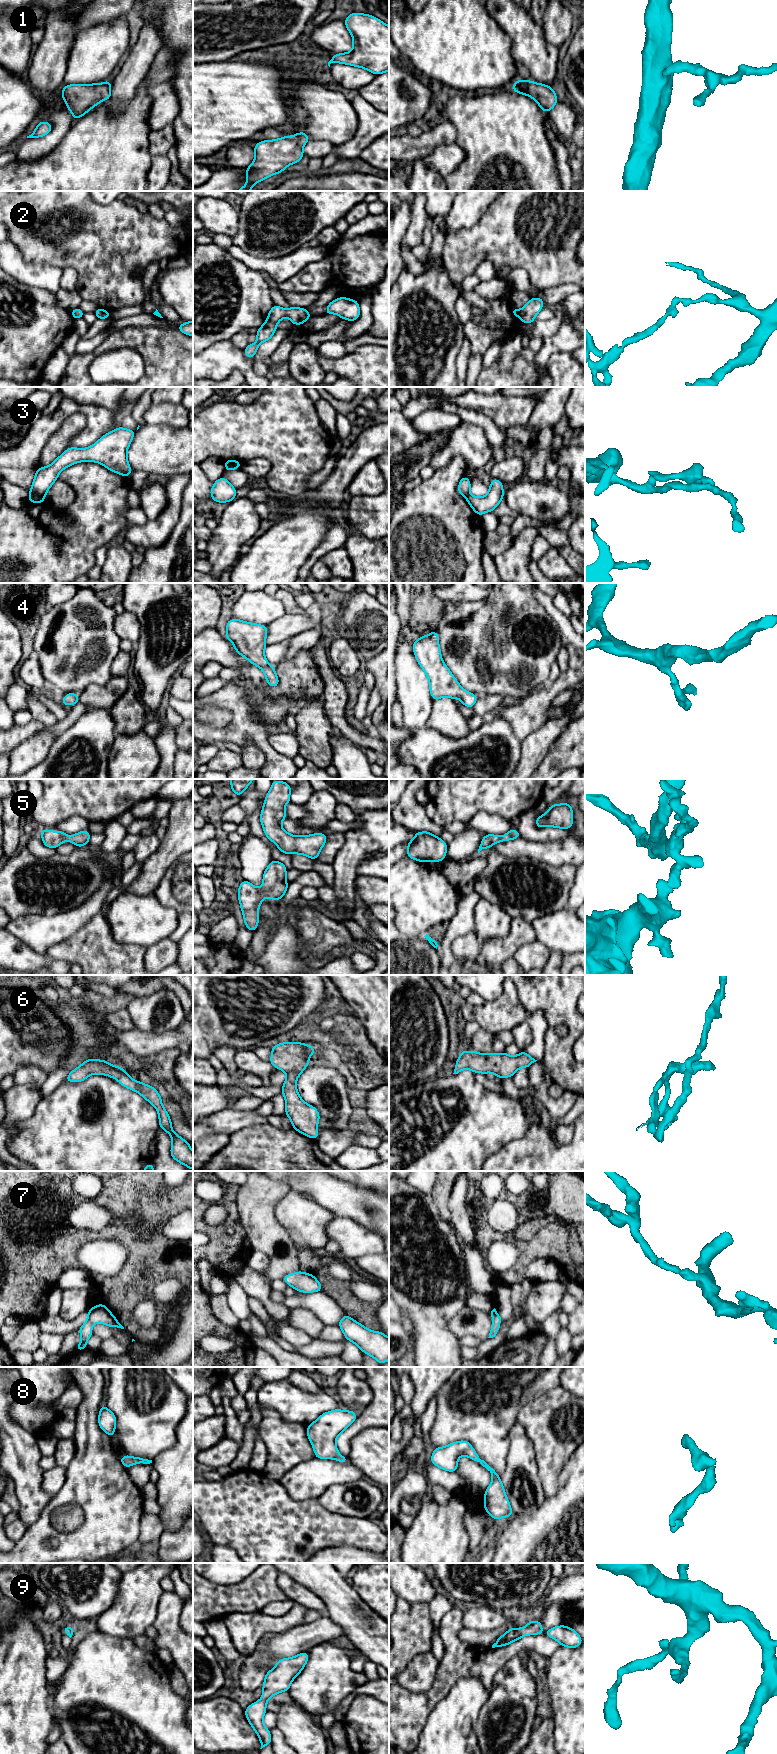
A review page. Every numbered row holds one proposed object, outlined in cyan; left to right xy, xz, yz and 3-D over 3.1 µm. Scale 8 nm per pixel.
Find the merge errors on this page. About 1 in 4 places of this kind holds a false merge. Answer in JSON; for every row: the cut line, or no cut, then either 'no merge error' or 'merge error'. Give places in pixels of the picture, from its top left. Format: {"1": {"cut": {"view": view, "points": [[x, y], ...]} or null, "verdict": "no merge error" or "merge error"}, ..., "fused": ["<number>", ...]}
{"1": {"cut": null, "verdict": "no merge error"}, "2": {"cut": {"view": "xz", "points": [[267, 319], [276, 324]]}, "verdict": "merge error"}, "3": {"cut": {"view": "xy", "points": [[30, 494], [43, 496]]}, "verdict": "merge error"}, "4": {"cut": null, "verdict": "no merge error"}, "5": {"cut": null, "verdict": "no merge error"}, "6": {"cut": null, "verdict": "no merge error"}, "7": {"cut": null, "verdict": "no merge error"}, "8": {"cut": null, "verdict": "no merge error"}, "9": {"cut": null, "verdict": "no merge error"}, "fused": ["2", "3"]}

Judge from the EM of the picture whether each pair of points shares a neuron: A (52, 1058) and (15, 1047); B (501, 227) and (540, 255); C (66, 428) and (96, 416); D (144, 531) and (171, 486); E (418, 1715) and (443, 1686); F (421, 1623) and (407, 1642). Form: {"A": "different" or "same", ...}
{"A": "same", "B": "same", "C": "different", "D": "same", "E": "same", "F": "same"}

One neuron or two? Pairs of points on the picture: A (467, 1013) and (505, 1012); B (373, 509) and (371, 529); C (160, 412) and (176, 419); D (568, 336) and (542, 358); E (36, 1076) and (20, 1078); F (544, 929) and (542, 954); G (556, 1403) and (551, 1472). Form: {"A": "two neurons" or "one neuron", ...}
{"A": "one neuron", "B": "one neuron", "C": "one neuron", "D": "one neuron", "E": "one neuron", "F": "two neurons", "G": "one neuron"}

